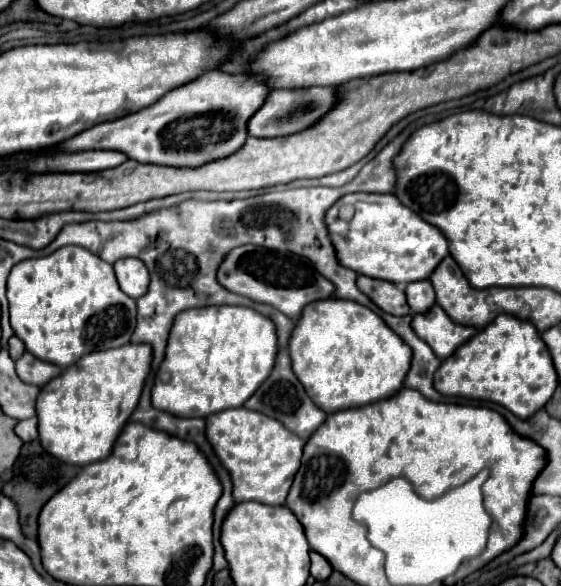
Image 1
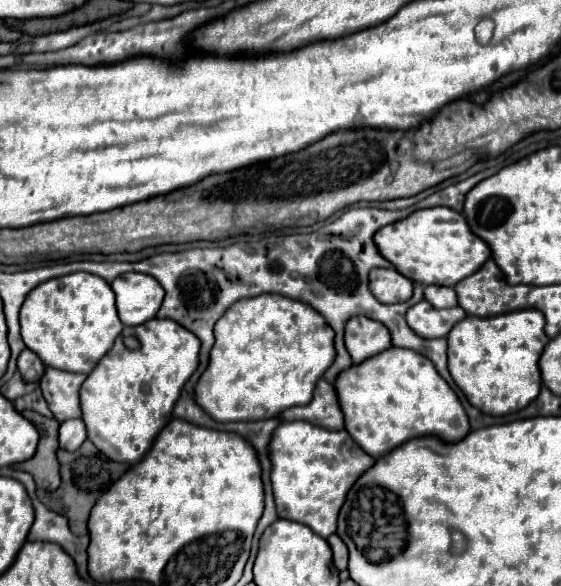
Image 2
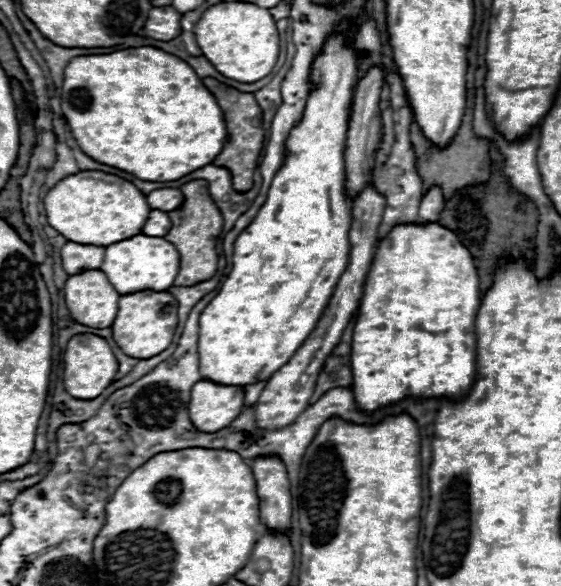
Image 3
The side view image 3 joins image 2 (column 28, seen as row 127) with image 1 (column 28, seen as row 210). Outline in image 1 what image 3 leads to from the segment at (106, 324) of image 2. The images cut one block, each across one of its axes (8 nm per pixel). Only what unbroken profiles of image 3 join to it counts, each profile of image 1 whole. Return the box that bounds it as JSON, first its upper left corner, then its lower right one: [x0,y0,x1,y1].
[8,246,136,368]

